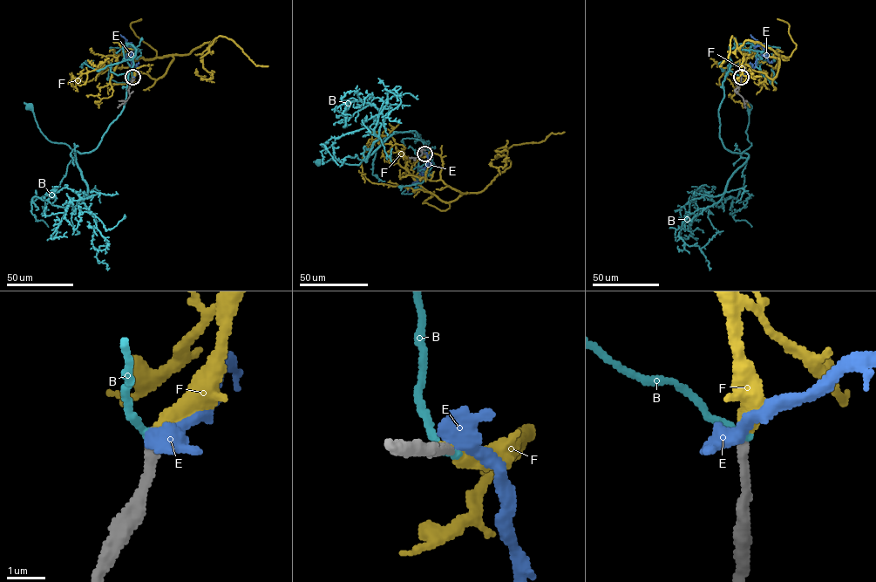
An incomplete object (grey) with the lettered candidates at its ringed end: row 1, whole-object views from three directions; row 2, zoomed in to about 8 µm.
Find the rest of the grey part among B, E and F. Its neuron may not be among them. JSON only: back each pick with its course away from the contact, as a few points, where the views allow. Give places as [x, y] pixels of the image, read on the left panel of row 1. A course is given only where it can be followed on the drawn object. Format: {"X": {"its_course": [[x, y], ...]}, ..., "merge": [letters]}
{"F": {"its_course": [[132, 77], [149, 65], [147, 74], [160, 78], [173, 58], [114, 55], [112, 94], [95, 102], [98, 107]]}, "merge": ["F"]}

